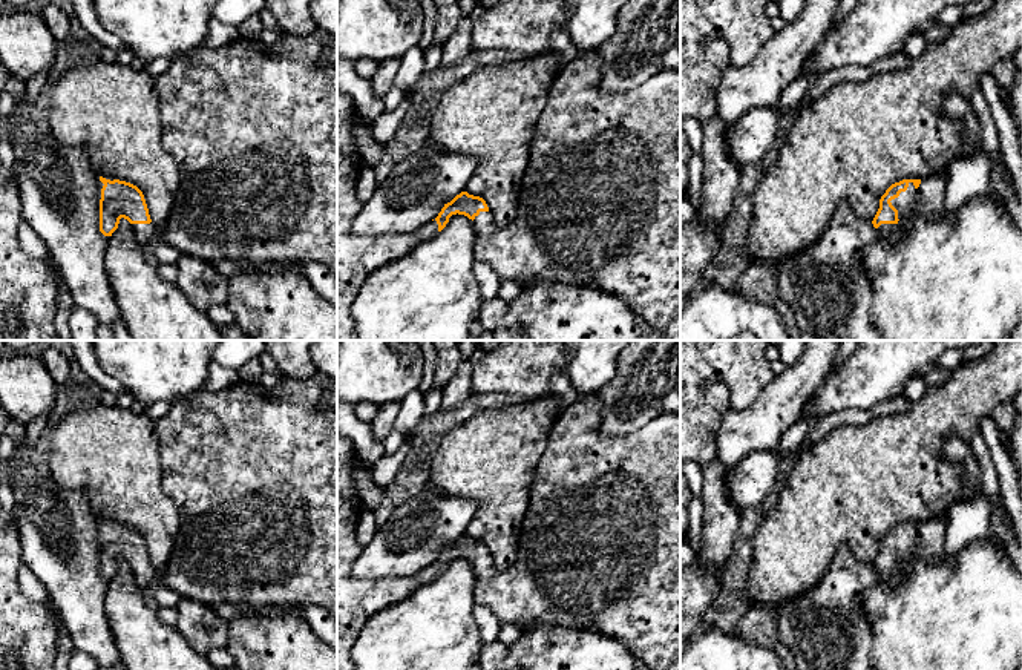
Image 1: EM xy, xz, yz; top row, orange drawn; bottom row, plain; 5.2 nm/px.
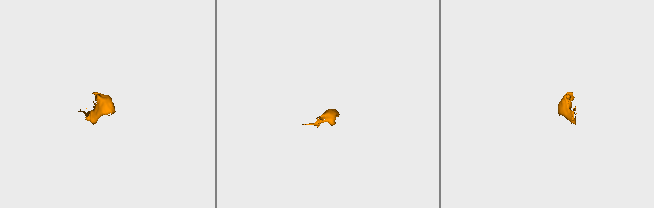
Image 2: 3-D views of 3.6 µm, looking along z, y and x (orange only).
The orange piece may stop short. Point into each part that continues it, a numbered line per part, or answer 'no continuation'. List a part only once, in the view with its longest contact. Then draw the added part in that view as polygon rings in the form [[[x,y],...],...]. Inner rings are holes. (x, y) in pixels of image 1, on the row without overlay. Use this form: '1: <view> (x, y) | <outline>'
1: xz (357, 600) | [[[337,432],[337,670],[355,670],[352,645],[366,619],[403,601],[438,576],[437,564],[405,578],[357,580],[351,566],[359,557],[357,521],[365,511],[354,480],[354,445]]]
2: yz (927, 543) | [[[945,514],[935,517],[921,524],[916,532],[913,526],[909,526],[906,535],[901,535],[898,541],[892,543],[892,549],[898,553],[896,567],[881,567],[876,572],[880,581],[895,584],[906,580],[910,564],[916,558],[925,561],[936,561],[945,555],[947,517]]]

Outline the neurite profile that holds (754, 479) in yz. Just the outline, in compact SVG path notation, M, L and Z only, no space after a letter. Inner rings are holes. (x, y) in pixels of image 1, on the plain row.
M775 449L755 451L728 474L728 494L740 509L754 507L763 503L774 491L785 455Z

